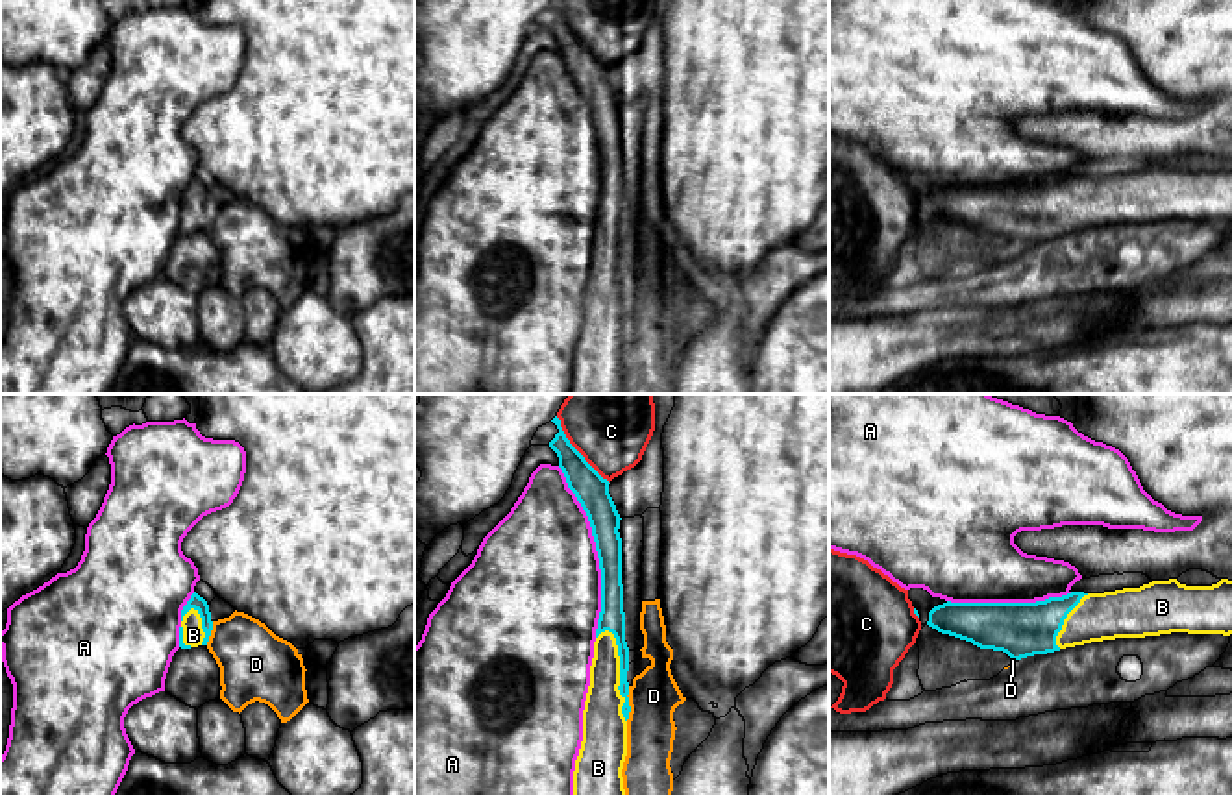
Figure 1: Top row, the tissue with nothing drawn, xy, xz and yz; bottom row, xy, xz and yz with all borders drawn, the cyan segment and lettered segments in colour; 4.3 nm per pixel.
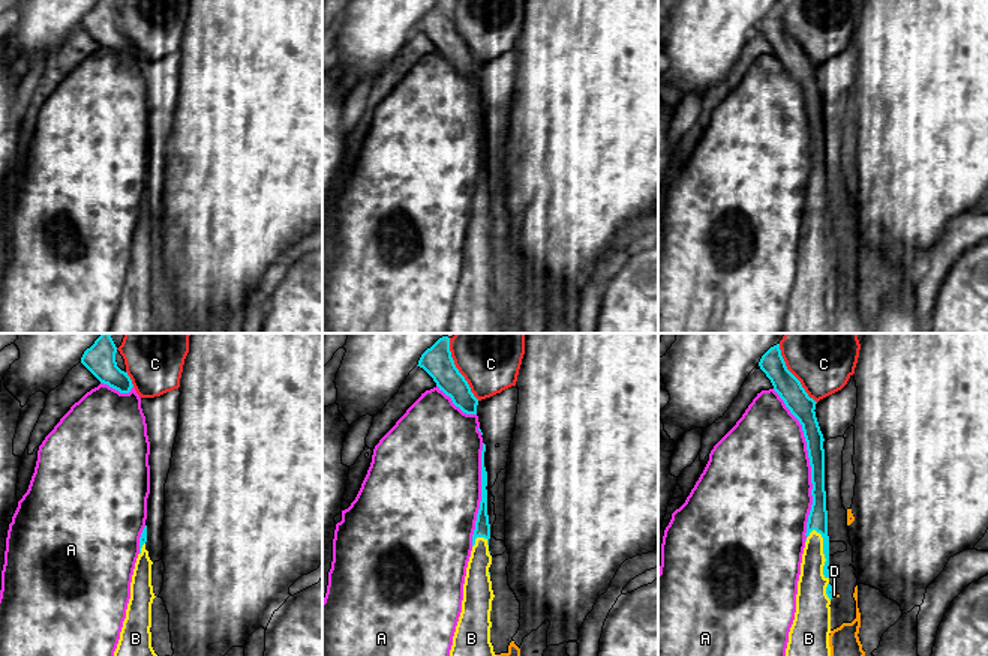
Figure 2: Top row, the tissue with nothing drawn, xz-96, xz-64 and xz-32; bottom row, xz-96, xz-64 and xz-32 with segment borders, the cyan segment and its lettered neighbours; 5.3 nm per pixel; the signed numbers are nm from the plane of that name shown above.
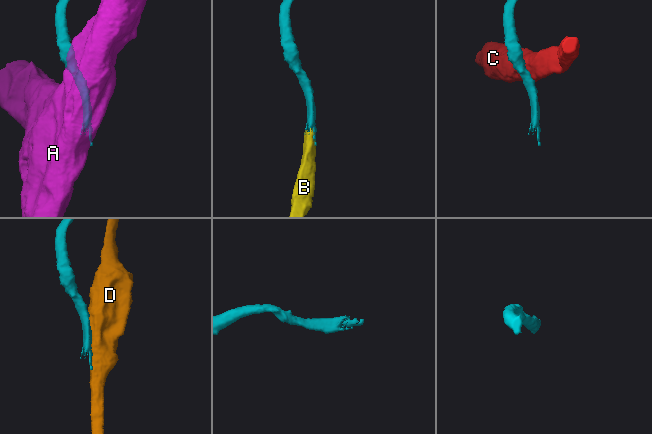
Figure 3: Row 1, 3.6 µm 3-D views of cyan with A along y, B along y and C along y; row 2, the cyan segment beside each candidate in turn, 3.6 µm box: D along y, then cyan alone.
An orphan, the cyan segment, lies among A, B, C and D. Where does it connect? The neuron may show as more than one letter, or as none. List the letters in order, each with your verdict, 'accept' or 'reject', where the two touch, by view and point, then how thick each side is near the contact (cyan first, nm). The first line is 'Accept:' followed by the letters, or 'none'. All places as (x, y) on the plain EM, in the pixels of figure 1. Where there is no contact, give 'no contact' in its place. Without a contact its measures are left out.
Accept: B
A: reject | xz (596, 135) | 140/500 nm
B: accept | xz (620, 261) | 110/190 nm
C: reject | xz (576, 36) | 150/260 nm
D: reject | xz (628, 289) | 50/220 nm

